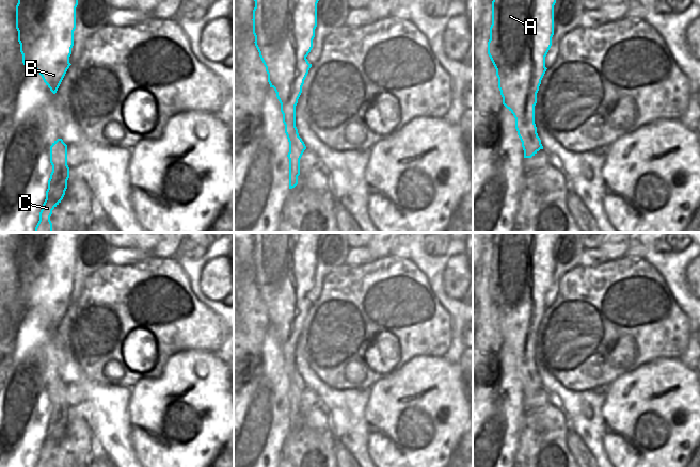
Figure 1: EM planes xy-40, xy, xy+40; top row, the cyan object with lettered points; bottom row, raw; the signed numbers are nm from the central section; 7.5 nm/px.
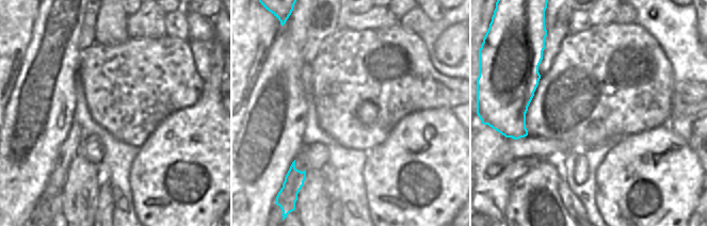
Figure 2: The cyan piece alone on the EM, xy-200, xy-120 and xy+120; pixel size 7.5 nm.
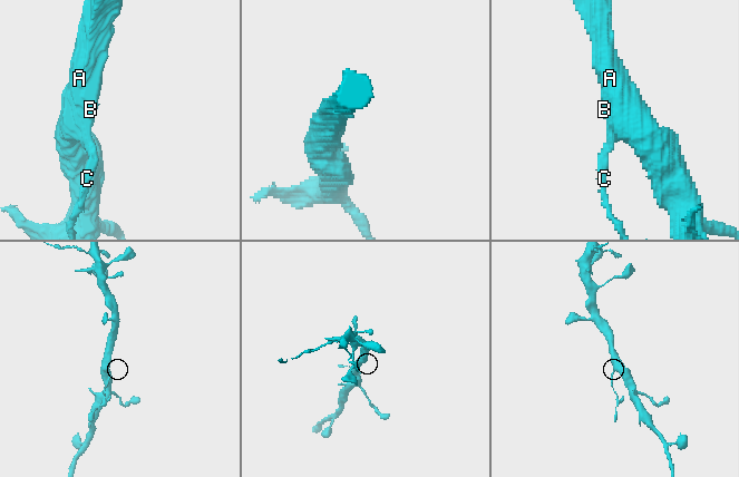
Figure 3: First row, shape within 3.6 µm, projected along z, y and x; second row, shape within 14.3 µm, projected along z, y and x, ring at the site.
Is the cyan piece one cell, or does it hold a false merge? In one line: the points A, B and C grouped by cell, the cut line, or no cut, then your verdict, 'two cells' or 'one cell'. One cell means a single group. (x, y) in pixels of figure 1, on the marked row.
A B / C; cut in xy+40 along (537, 135), (527, 139), (523, 147); two cells

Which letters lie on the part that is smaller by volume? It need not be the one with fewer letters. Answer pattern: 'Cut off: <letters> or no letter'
Cut off: C

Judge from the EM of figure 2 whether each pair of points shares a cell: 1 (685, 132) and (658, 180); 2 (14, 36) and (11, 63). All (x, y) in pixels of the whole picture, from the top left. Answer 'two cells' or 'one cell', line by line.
1: two cells
2: one cell

